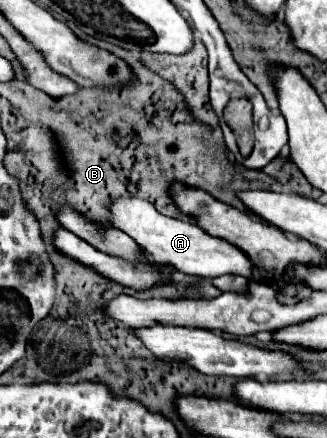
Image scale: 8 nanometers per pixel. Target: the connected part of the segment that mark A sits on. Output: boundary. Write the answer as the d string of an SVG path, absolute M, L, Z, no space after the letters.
M117 198L109 206L109 222L113 228L129 234L137 246L141 248L143 256L157 264L157 266L173 266L177 272L193 274L201 278L217 278L223 274L241 274L253 280L253 264L251 260L233 244L213 238L201 228L197 228L191 222L175 220L169 216L163 216L155 210L155 206L141 198Z

